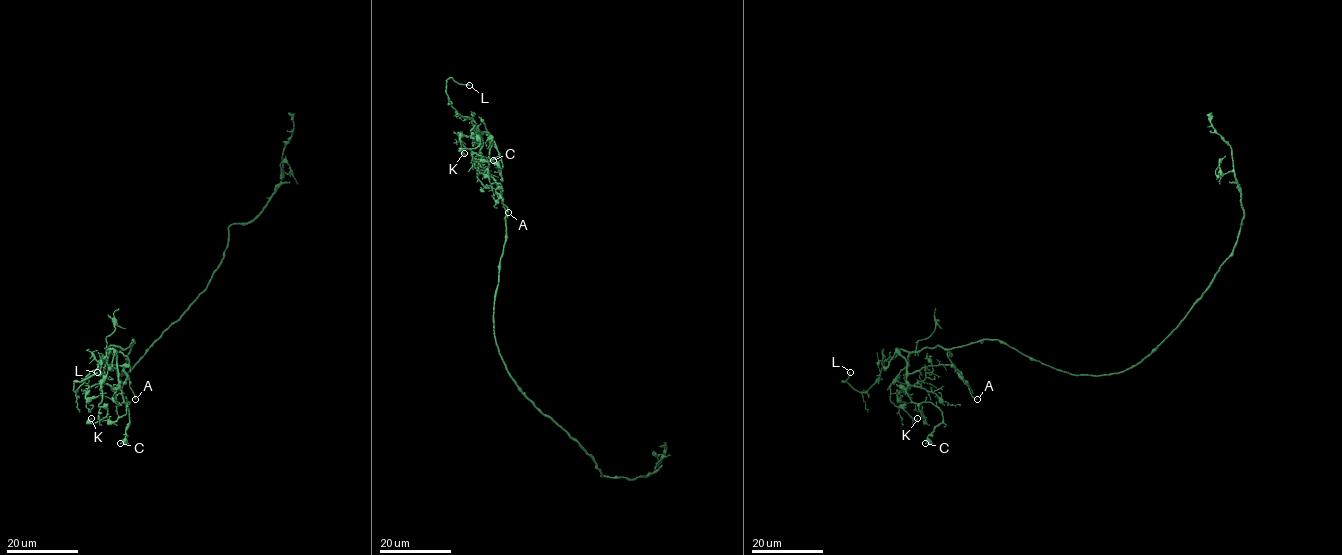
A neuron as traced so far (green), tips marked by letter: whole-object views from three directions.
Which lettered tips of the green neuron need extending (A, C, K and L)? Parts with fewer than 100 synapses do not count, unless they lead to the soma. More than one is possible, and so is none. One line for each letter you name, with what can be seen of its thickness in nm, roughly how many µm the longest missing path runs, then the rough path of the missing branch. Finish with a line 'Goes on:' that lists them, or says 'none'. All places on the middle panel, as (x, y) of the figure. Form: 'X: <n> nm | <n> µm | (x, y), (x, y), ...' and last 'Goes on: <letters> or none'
L: 220 nm | 25 µm | (469, 85), (517, 95), (521, 88)
Goes on: L

